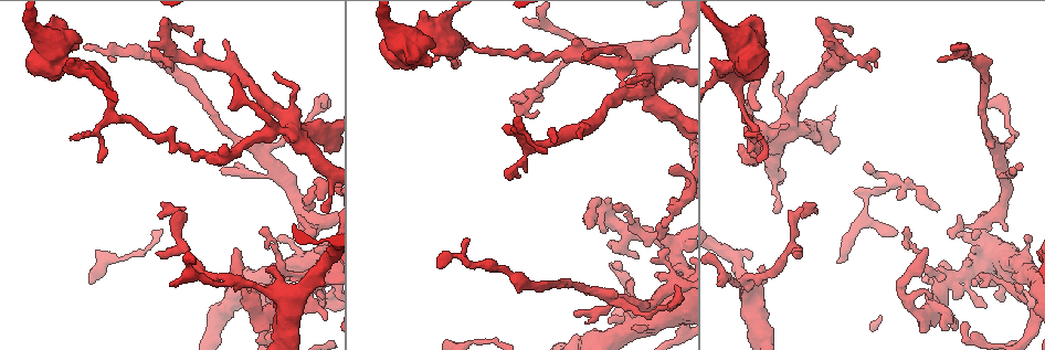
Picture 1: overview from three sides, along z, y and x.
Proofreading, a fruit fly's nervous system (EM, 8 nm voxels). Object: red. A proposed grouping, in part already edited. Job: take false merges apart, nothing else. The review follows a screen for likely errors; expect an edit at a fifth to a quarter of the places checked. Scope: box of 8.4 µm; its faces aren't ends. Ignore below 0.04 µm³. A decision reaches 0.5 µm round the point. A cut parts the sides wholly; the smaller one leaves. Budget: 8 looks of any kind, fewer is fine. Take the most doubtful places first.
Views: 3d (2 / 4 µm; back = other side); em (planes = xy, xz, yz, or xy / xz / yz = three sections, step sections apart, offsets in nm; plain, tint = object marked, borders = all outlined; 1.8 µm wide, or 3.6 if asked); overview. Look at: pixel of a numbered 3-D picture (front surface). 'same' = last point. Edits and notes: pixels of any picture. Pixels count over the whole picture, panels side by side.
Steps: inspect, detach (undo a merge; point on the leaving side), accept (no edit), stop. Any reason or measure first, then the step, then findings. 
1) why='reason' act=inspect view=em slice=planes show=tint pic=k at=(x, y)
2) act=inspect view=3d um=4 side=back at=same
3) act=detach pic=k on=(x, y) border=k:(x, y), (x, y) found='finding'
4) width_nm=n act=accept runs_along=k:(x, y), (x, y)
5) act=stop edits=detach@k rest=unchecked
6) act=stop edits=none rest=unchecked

why='looks like a crossing' act=inspect view=em um=3.6 slice=planes show=tint pic=1 at=(61, 57)

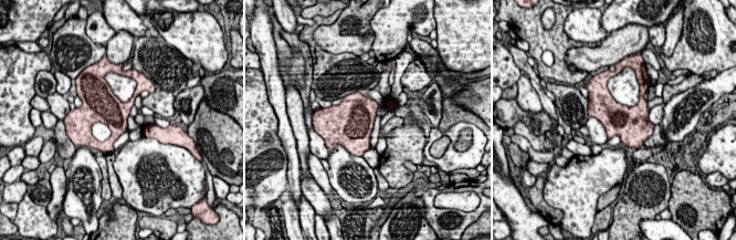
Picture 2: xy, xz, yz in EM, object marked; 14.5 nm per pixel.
act=accept found='continuous, no second neuron'

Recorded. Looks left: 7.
why='three-way junction' act=inspect view=em slice=yz step=8 show=tint pic=1 at=(228, 281)

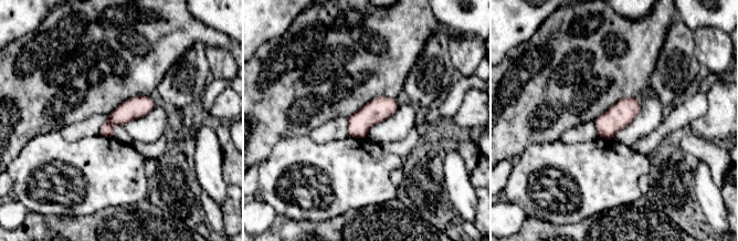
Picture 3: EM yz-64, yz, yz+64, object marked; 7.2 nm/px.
act=accept found='continuous, no second neuron'

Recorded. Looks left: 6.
why='a narrow waist' act=inspect view=3d um=2 pic=1 at=(971, 58)

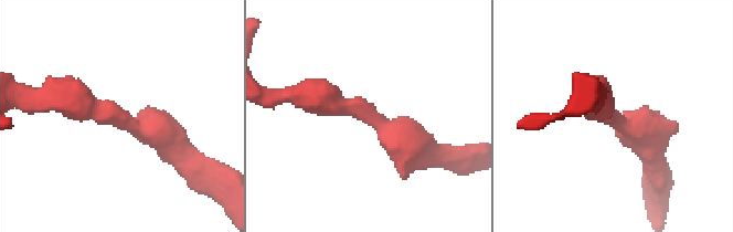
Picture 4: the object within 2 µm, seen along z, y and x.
why='shape alone is not enough' act=inspect view=em slice=planes show=tint pic=4 at=(366, 116)

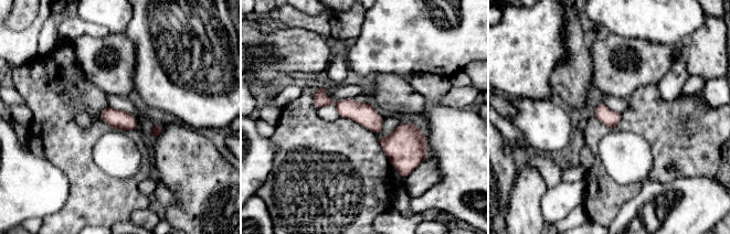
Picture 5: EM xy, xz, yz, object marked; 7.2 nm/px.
width_nm=130 act=accept found='one neuron here'

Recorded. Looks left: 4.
act=inspect view=em slice=xz step=4 show=tint pic=1 at=(946, 284)

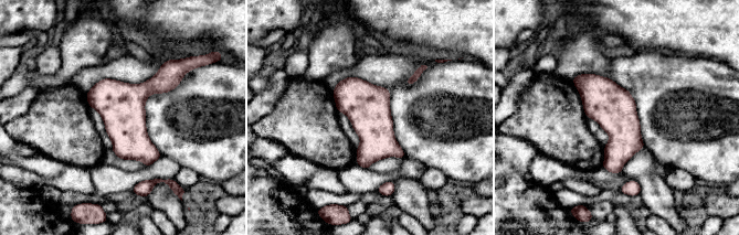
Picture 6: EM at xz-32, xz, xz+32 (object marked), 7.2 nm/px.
act=inspect view=em slice=planes show=tint at=same

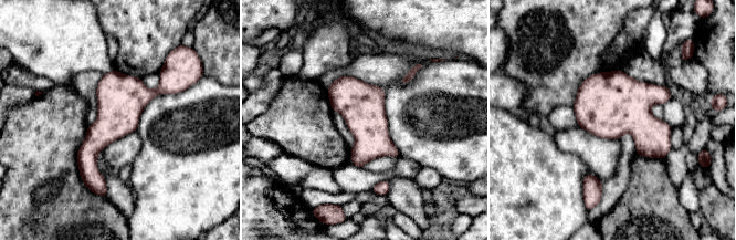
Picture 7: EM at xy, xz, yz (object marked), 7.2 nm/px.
width_nm=320 act=accept runs_along=7:(164, 72), (164, 84), (91, 146), (101, 183) found='all the same neuron'

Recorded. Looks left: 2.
act=stop edits=none rest=unchecked

